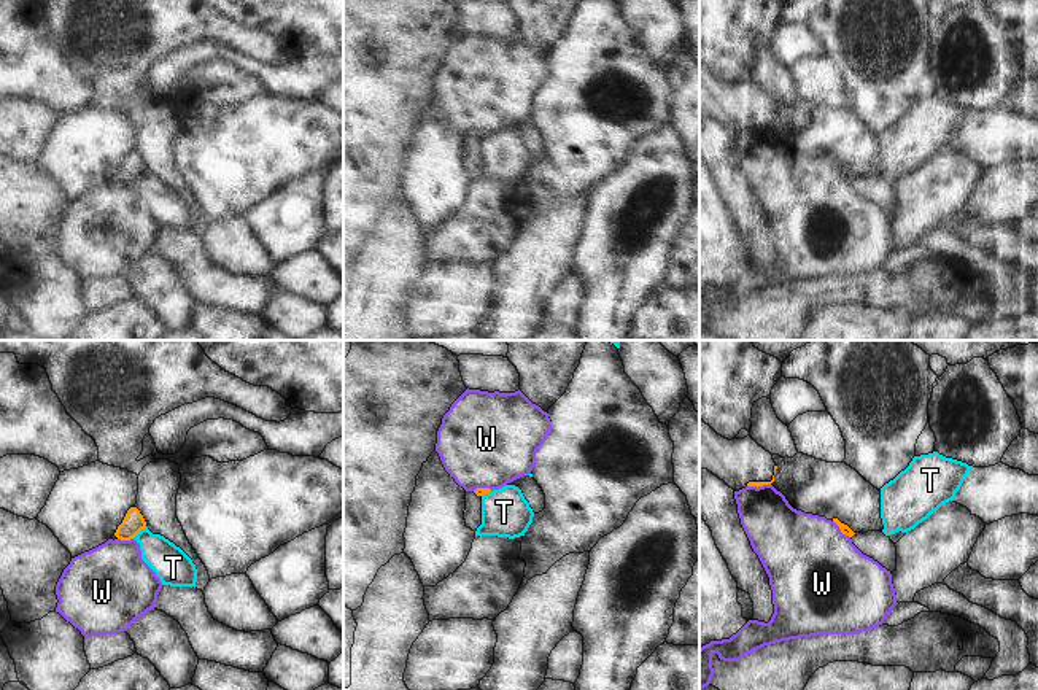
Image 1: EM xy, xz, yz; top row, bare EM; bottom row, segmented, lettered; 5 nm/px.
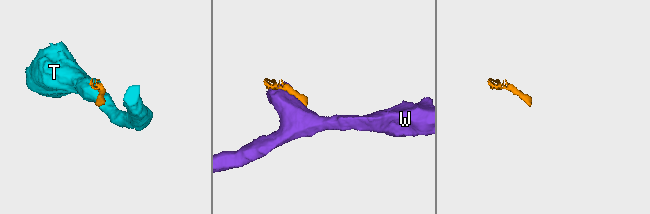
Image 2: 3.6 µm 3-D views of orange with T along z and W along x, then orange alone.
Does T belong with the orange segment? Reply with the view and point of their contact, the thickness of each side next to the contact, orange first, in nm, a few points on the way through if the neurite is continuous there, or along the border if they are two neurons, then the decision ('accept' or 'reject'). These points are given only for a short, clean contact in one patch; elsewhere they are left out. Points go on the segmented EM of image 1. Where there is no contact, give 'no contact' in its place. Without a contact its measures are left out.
contact xy (139, 531); calibres 110 and 180 nm; border xy (147, 527), (132, 538); reject

